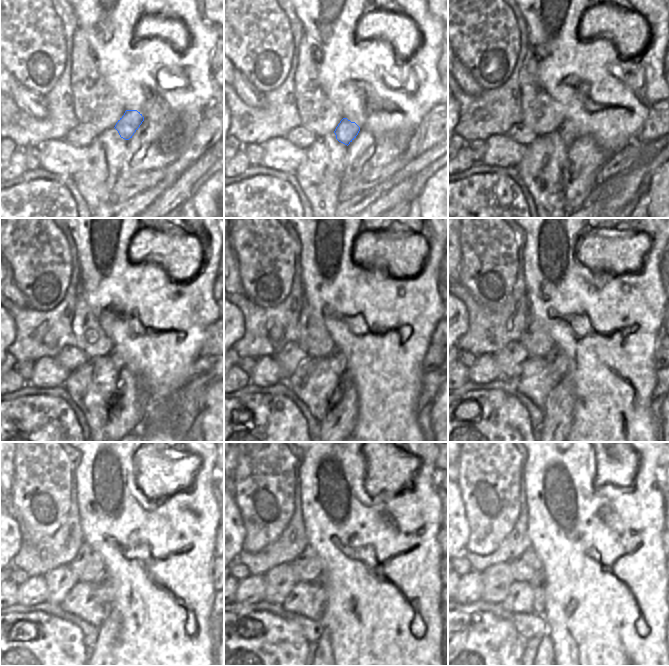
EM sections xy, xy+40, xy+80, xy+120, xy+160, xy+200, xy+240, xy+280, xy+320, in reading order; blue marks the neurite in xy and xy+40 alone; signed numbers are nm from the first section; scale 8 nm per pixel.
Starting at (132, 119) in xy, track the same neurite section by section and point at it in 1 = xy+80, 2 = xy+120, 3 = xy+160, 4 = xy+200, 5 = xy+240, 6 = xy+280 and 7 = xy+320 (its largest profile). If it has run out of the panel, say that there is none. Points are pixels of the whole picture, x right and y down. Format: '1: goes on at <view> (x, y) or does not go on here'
1: goes on at xy+80 (567, 131)
2: goes on at xy+120 (115, 356)
3: goes on at xy+160 (337, 359)
4: goes on at xy+200 (557, 359)
5: goes on at xy+240 (104, 589)
6: goes on at xy+280 (319, 584)
7: goes on at xy+320 (538, 583)

